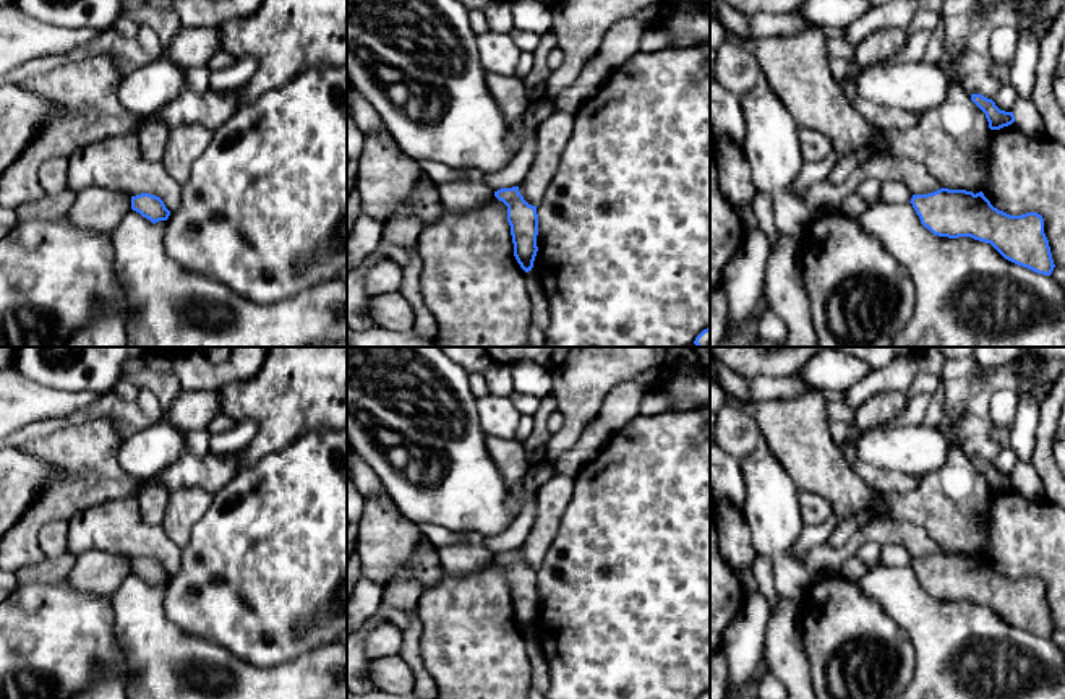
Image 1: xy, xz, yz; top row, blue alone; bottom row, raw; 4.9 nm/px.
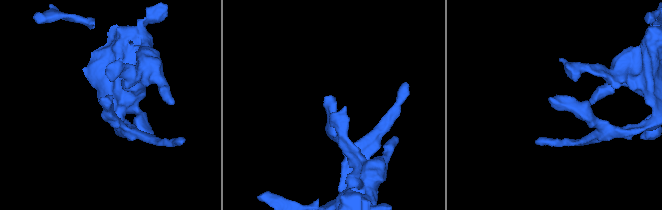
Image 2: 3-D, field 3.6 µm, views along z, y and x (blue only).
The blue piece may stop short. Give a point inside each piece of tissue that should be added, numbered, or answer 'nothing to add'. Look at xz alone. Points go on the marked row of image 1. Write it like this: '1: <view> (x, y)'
nothing to add

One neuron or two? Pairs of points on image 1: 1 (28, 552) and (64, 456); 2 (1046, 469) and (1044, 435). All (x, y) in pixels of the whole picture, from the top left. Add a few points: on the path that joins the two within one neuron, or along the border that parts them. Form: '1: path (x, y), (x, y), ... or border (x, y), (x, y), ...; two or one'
1: path (28, 527), (70, 480); one
2: path (1044, 461), (1044, 443); one

